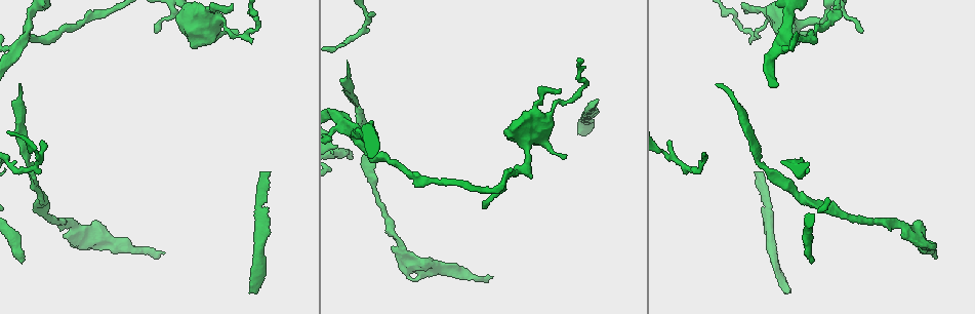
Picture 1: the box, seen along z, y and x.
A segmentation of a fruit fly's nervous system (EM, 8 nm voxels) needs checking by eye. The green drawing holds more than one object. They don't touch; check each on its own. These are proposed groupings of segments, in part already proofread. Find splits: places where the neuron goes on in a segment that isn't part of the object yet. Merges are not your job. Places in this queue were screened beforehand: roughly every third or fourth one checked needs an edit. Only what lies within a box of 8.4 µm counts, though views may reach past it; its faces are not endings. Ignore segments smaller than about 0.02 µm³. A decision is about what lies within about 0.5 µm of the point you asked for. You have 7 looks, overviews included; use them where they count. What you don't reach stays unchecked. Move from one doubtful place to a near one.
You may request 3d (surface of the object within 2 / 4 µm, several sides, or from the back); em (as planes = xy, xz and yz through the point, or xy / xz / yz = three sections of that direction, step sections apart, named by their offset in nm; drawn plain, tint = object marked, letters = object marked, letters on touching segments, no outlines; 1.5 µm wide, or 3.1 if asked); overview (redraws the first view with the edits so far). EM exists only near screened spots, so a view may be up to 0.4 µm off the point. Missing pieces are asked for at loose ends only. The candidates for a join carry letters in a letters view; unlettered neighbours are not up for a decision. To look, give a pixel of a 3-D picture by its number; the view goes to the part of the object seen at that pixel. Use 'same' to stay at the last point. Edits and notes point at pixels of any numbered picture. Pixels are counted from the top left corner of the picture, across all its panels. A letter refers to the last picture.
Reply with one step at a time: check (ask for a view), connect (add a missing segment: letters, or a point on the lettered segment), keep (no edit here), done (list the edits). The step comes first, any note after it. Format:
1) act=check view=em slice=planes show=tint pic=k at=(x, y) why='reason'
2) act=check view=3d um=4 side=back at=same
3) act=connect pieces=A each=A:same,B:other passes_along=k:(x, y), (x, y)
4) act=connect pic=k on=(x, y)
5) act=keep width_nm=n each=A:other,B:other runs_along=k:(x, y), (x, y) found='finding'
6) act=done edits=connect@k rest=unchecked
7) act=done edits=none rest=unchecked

act=check view=3d um=2 pic=1 at=(578, 133) why='free end'

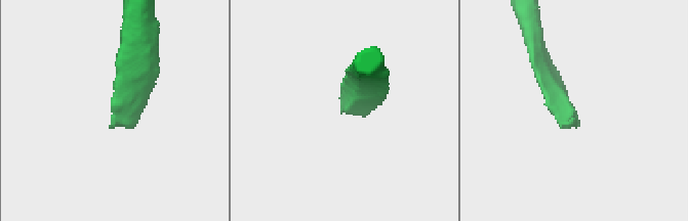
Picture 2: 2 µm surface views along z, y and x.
act=check view=em slice=planes show=plain pic=2 at=(341, 113)

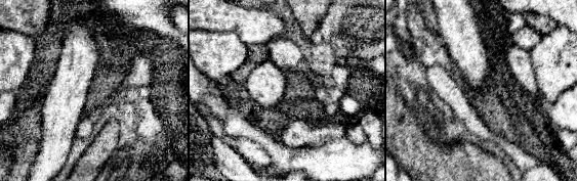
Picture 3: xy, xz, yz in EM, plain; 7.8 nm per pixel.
act=check view=em slice=planes show=letters at=same

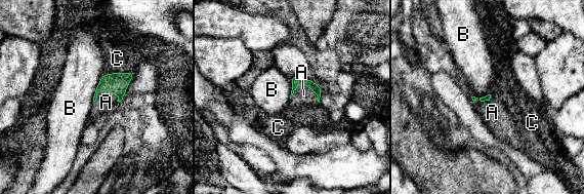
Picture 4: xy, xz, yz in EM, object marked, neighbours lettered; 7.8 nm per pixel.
act=connect pieces=A each=A:same,B:other,C:other found='the neuron continues'

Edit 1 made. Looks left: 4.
act=check view=overview

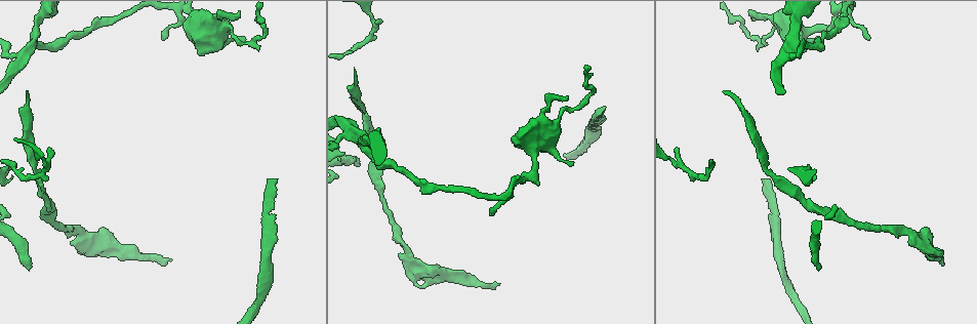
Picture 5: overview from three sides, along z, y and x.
act=check view=em slice=xy step=8 show=tint pic=5 at=(276, 178) why='branch stops here'

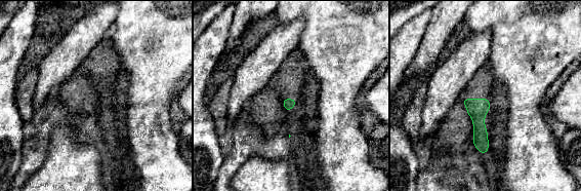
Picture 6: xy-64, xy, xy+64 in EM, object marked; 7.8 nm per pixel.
act=check view=em slice=planes show=tint at=same

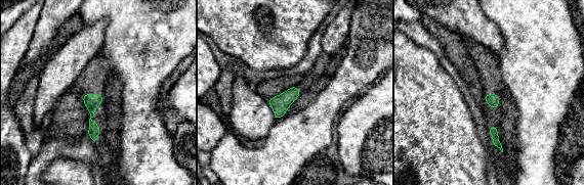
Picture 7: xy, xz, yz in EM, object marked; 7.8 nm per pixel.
act=check view=em slice=planes show=letters at=same

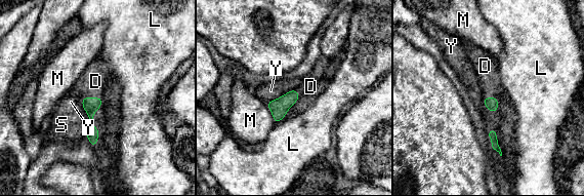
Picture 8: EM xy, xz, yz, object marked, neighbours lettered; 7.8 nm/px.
act=connect pieces=D each=D:same,L:other,M:other,S:other,Y:other passes_along=8:(491, 104), (496, 98), (486, 69) found='it goes on there'

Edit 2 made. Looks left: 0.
act=done edits=connect@4,connect@8 rest=unchecked

